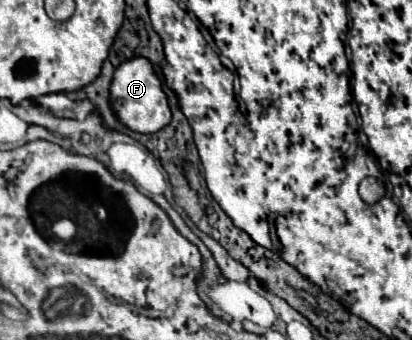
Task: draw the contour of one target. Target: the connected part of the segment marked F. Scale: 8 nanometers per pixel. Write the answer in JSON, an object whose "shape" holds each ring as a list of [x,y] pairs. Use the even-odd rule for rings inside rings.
{"shape":[[[144,56],[126,60],[124,64],[120,64],[120,68],[116,68],[110,96],[112,96],[112,104],[116,108],[120,122],[136,132],[152,134],[152,132],[158,132],[160,128],[164,128],[172,120],[168,96],[162,90],[162,82],[160,82],[158,74],[154,72],[152,62]]]}

